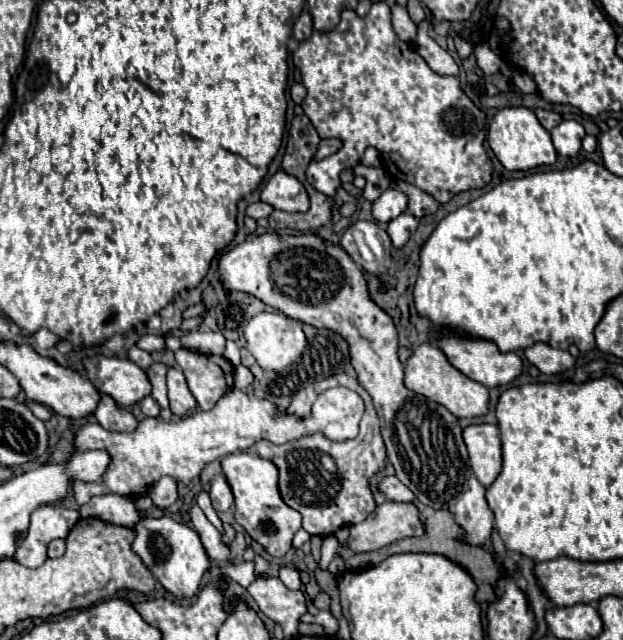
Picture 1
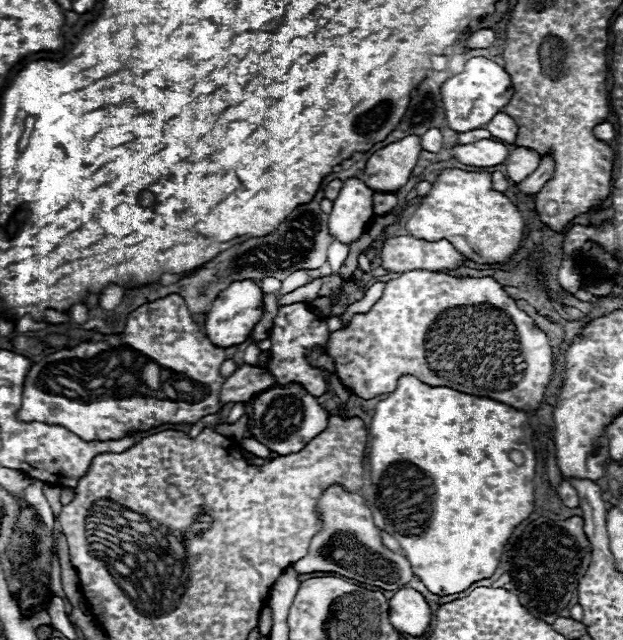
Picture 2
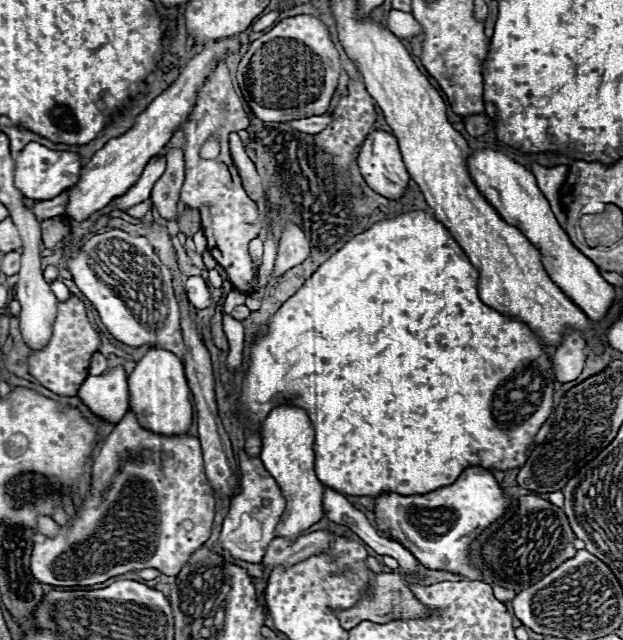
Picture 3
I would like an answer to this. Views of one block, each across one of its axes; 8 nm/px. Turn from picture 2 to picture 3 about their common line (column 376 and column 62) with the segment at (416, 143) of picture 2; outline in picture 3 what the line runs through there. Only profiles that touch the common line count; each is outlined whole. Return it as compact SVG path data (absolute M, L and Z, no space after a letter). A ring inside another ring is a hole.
M30 142L16 158L14 184L30 200L50 200L52 196L58 196L60 192L76 184L82 168L84 168L84 162L80 154L66 152L66 150L50 150L38 142Z

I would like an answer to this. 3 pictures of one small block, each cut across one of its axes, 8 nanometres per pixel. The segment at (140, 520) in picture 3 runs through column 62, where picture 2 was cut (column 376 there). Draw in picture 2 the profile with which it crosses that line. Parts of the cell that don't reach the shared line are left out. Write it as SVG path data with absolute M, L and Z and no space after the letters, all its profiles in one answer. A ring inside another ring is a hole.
M332 484L320 496L316 510L322 516L322 528L310 540L310 548L306 556L292 564L292 568L298 574L336 572L340 576L354 578L364 584L380 586L384 590L398 590L414 578L410 562L402 554L396 554L382 544L372 512L360 494L348 492L340 484Z

